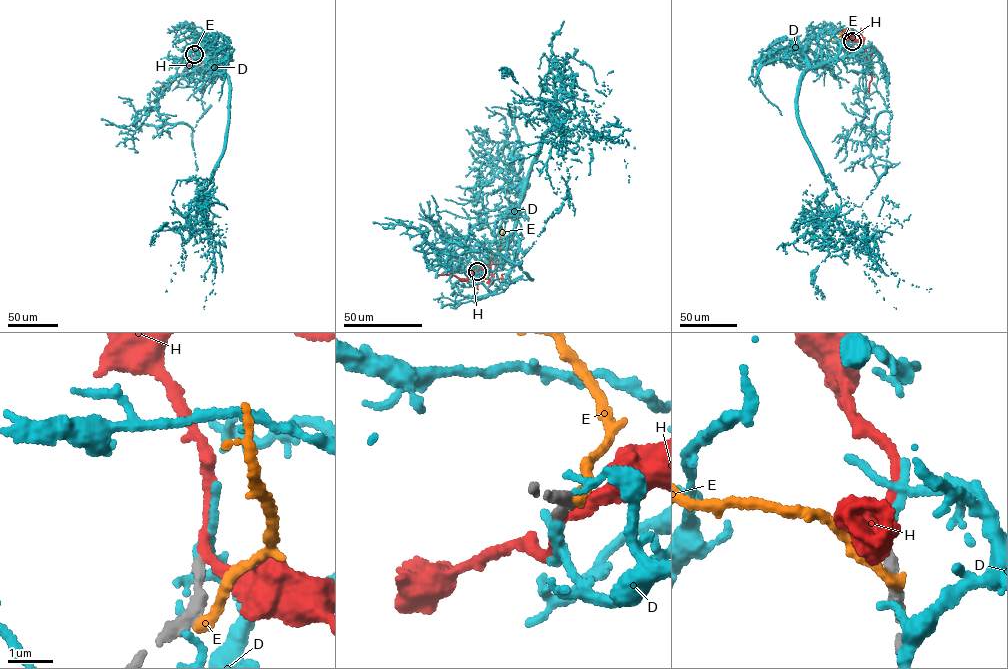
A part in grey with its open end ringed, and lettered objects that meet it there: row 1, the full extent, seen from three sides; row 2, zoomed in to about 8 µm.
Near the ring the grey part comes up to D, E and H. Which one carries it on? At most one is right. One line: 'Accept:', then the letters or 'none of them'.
Accept: D

